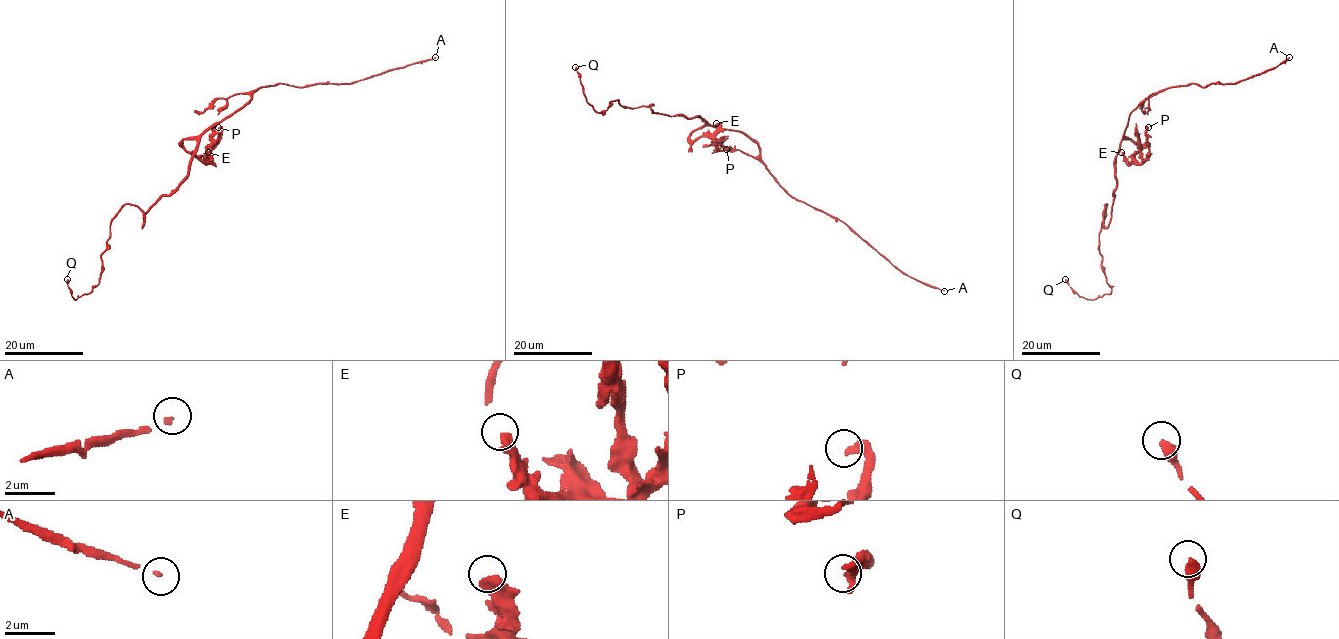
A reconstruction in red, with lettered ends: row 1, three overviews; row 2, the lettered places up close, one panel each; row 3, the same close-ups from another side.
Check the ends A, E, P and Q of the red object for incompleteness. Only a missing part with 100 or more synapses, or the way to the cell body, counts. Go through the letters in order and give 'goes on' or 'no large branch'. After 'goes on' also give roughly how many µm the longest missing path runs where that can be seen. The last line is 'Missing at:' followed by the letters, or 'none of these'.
A: goes on | 90 µm
E: no large branch
P: no large branch
Q: no large branch
Missing at: A

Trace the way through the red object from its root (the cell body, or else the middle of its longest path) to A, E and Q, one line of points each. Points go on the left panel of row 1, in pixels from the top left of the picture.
A: (201, 136), (240, 110), (259, 87), (279, 83), (293, 86), (352, 83), (435, 57)
E: (201, 136), (186, 137), (181, 145), (205, 162), (210, 159), (208, 152)
Q: (201, 136), (189, 174), (142, 226), (143, 213), (129, 204), (112, 220), (92, 290), (75, 299), (67, 279)

